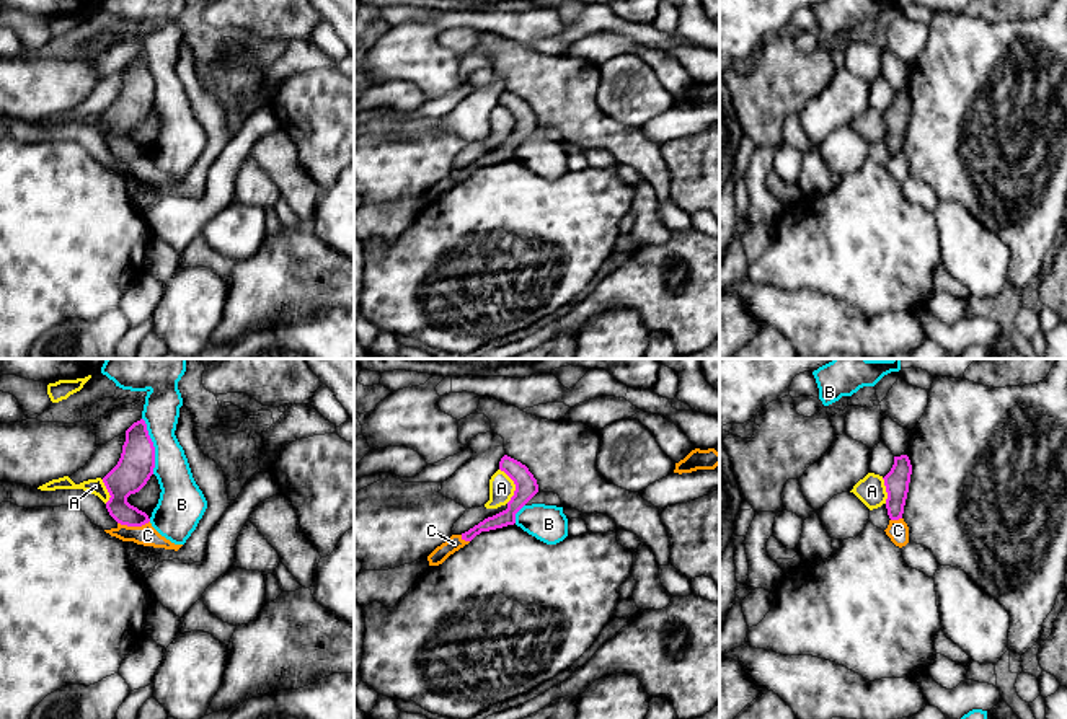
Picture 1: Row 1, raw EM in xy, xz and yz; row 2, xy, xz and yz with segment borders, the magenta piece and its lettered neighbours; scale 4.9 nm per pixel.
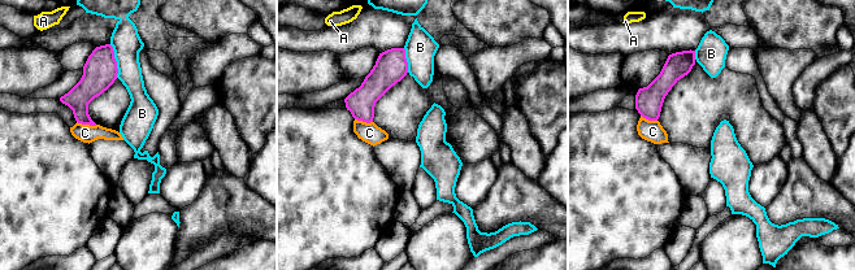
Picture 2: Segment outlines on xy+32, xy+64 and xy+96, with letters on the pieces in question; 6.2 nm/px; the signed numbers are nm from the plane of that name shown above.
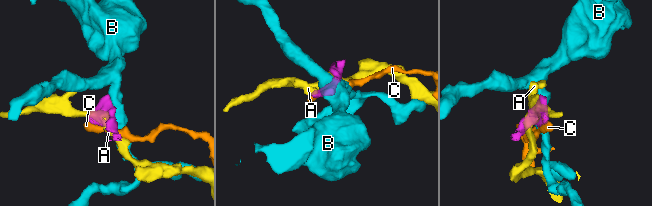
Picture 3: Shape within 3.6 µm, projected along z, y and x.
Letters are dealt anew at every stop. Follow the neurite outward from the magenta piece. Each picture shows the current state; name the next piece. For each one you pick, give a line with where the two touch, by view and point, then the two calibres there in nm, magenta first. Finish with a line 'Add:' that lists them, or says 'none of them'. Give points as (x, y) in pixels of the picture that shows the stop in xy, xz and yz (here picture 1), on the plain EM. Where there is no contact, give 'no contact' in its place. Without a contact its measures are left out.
Add: none of them

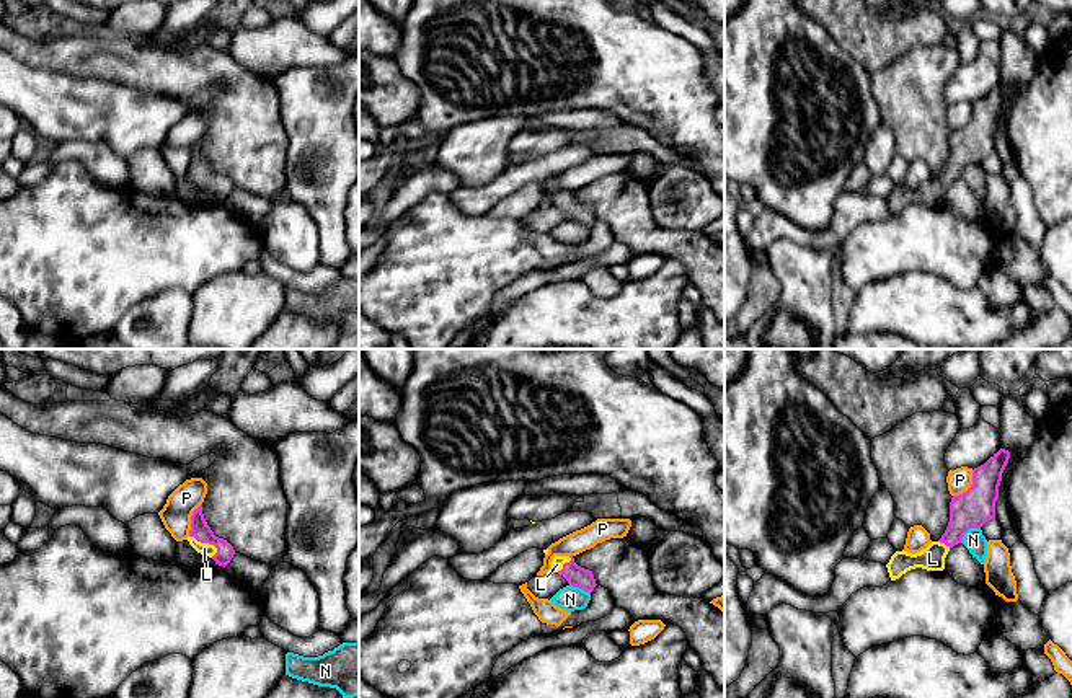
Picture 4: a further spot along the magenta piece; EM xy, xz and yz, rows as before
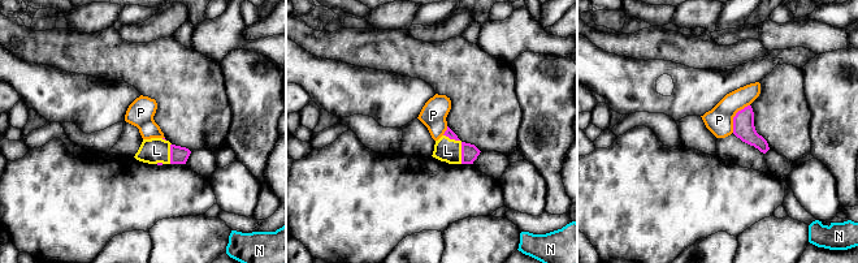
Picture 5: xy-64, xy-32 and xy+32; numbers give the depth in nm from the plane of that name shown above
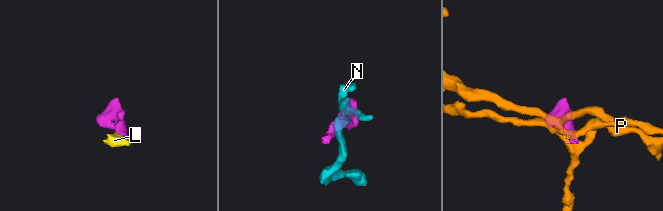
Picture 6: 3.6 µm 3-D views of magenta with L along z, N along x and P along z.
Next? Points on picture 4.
L: contact xy (204, 176); calibres 90 and 60 nm
Add: L

